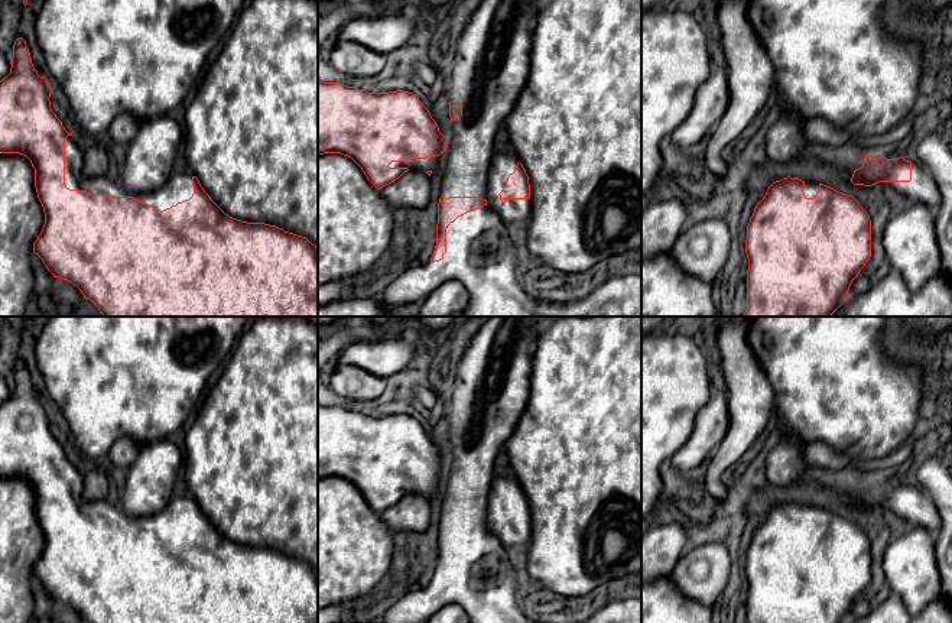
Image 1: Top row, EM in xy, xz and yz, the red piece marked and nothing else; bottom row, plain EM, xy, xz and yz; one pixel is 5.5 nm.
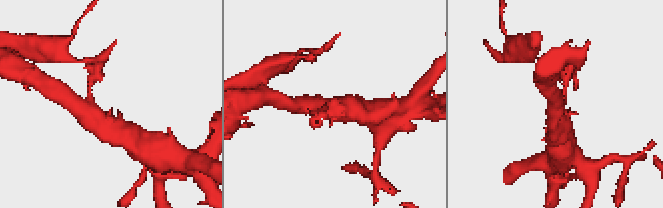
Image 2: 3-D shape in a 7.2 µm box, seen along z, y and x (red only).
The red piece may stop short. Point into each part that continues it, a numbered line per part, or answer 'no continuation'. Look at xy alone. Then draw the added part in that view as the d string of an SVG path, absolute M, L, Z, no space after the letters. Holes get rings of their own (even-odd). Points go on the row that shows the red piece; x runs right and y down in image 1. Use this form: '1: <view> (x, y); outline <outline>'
no continuation

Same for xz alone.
1: xz (512, 210); outline M501 199L498 215L507 221L513 223L527 223L532 214L532 199Z

